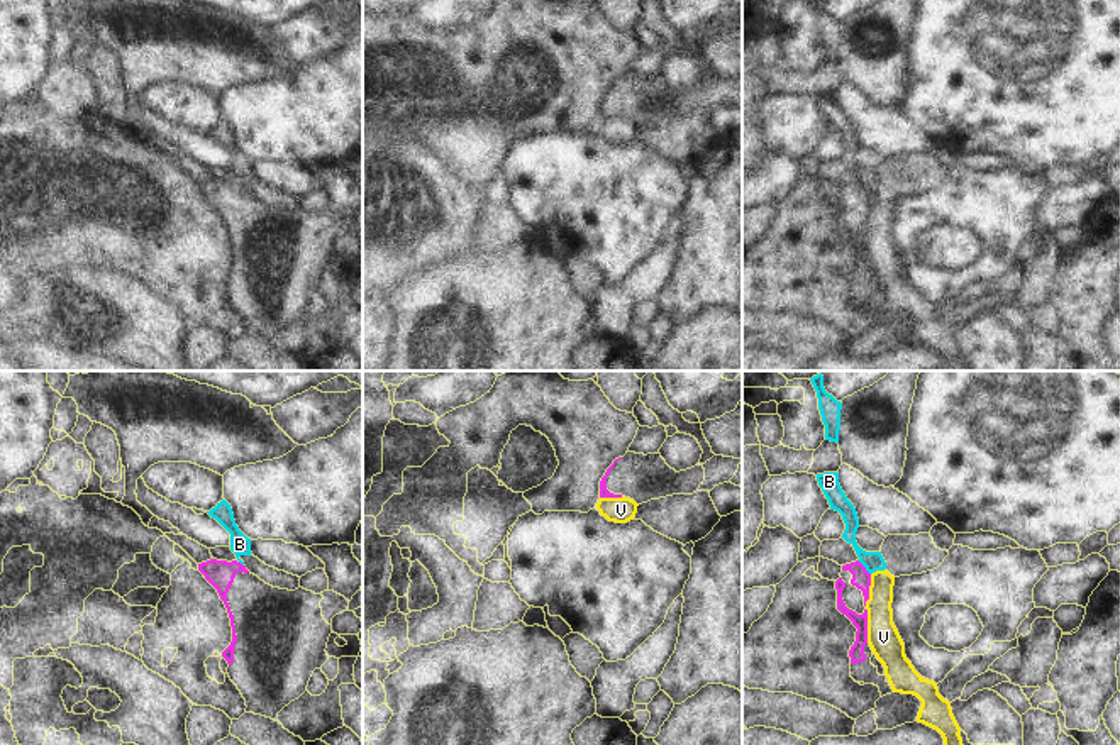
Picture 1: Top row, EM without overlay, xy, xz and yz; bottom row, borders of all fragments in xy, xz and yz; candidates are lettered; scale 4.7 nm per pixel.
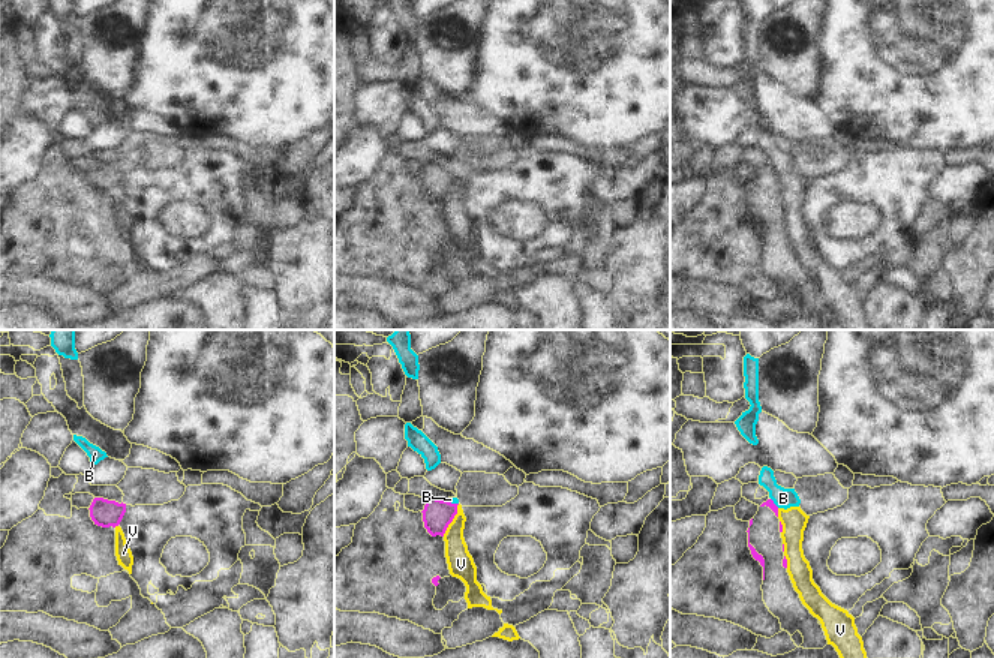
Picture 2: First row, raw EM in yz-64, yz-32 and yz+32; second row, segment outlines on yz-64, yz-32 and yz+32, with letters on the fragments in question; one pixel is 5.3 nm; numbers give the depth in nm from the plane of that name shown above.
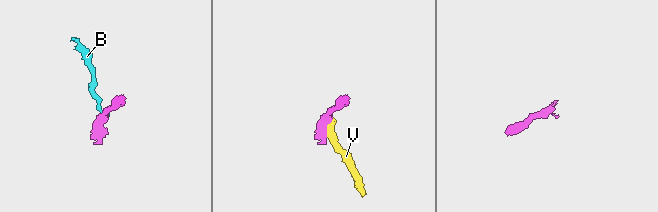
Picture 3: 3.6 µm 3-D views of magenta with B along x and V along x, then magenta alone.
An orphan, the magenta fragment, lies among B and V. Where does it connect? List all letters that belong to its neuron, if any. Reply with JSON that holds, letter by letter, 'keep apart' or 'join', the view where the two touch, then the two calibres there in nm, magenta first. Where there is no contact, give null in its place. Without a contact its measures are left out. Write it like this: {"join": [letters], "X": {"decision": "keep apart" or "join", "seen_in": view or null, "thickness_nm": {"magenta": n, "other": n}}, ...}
{"join": [], "B": {"decision": "keep apart", "seen_in": "yz", "thickness_nm": {"magenta": 90, "other": 100}}, "V": {"decision": "keep apart", "seen_in": "yz", "thickness_nm": {"magenta": 70, "other": 150}}}

